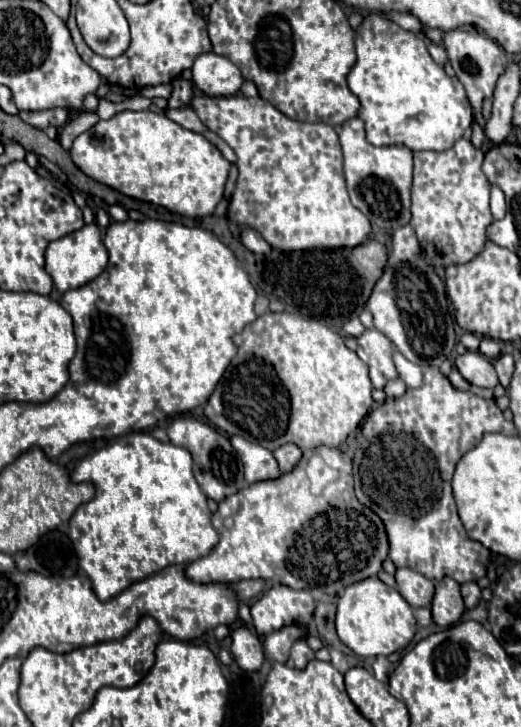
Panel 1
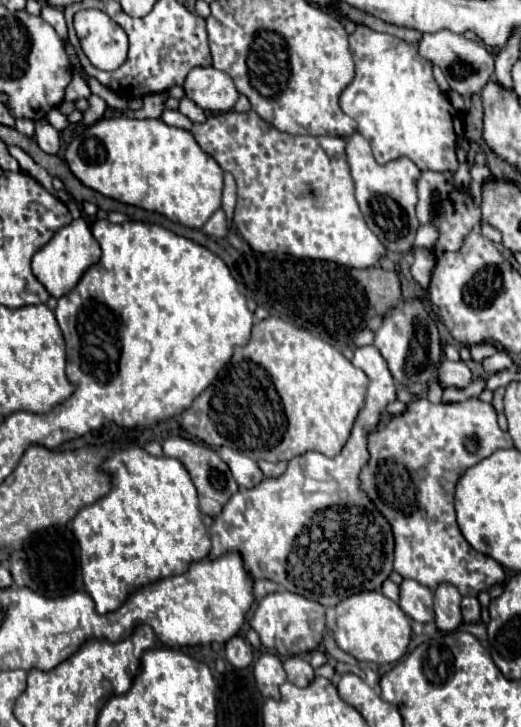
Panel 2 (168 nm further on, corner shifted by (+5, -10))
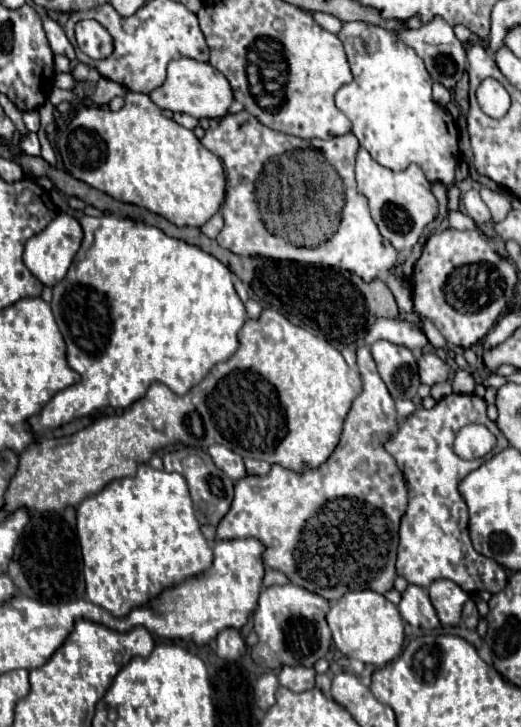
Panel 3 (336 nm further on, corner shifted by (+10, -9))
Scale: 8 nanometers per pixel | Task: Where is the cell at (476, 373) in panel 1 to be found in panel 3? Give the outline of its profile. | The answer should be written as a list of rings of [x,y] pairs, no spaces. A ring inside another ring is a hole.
[[[422,353],[418,357],[418,371],[420,371],[420,381],[426,385],[442,383],[450,377],[452,367],[440,359],[436,353]]]

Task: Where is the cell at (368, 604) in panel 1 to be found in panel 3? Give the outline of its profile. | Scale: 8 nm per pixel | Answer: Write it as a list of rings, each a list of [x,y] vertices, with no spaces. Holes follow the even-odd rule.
[[[376,591],[346,593],[340,601],[336,601],[330,607],[326,621],[332,629],[332,639],[336,647],[350,659],[358,659],[362,663],[384,667],[386,663],[394,661],[402,651],[404,621],[398,613],[398,607],[392,605],[384,595]]]

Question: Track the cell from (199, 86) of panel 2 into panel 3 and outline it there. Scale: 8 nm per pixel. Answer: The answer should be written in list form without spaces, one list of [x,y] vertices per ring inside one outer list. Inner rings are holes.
[[[178,59],[168,65],[168,77],[164,85],[154,89],[150,93],[150,99],[160,107],[160,109],[170,109],[170,111],[184,111],[196,119],[208,117],[208,119],[220,119],[228,113],[230,103],[234,101],[232,89],[228,79],[214,69],[210,63],[200,63],[194,59]]]

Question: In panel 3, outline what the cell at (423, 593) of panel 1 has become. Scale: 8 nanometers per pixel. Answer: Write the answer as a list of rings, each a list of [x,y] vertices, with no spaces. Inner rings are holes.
[[[408,585],[406,591],[402,593],[402,601],[398,605],[400,615],[404,621],[408,621],[414,627],[422,629],[436,629],[440,625],[436,611],[430,603],[430,597],[426,591],[418,585]]]

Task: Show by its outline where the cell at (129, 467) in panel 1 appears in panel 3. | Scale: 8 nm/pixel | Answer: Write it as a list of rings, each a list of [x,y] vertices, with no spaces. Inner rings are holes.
[[[140,463],[134,477],[116,479],[98,495],[84,499],[78,505],[76,521],[88,599],[94,605],[110,611],[114,617],[128,615],[130,609],[148,603],[162,589],[178,585],[212,565],[212,549],[200,531],[186,479],[180,473],[168,473],[164,469],[154,469],[148,463]]]

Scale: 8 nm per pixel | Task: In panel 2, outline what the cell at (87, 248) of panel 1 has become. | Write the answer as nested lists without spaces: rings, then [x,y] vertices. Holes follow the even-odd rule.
[[[77,218],[71,224],[59,228],[55,236],[41,250],[35,252],[31,260],[31,268],[35,278],[47,288],[47,292],[55,298],[61,298],[61,294],[67,294],[69,290],[73,290],[73,286],[77,284],[77,278],[81,278],[81,270],[97,262],[97,258],[101,258],[101,248],[97,246],[97,240],[93,238],[87,222],[83,218]]]

